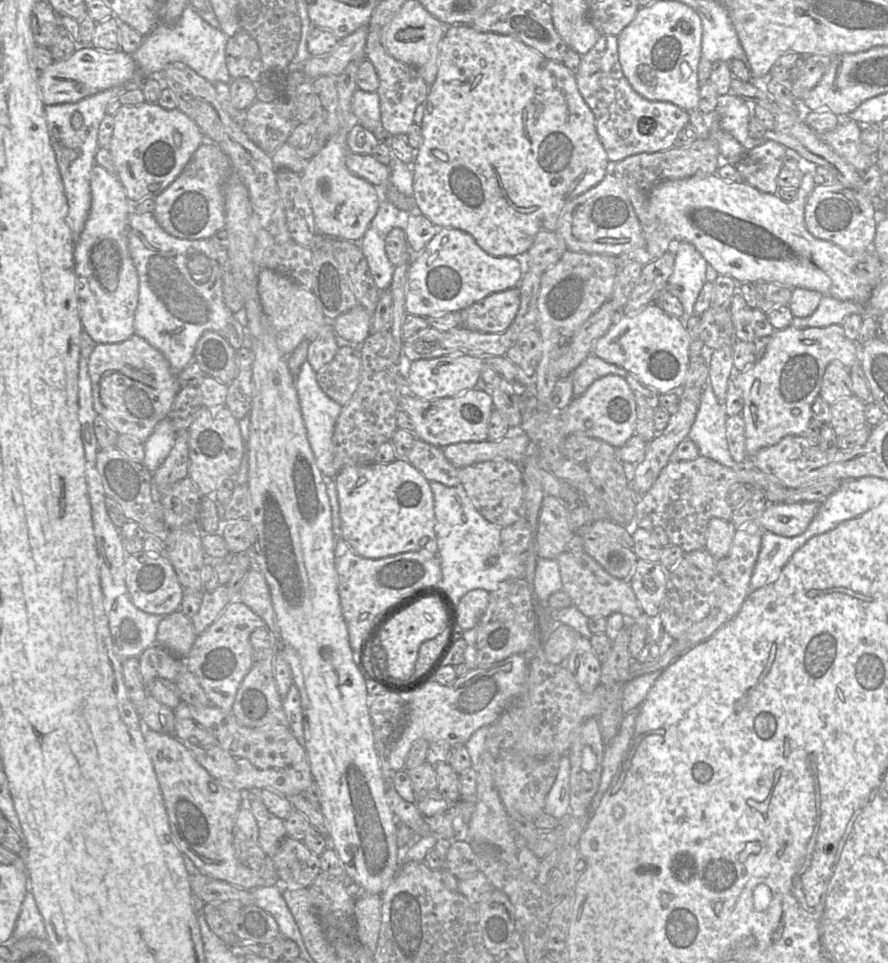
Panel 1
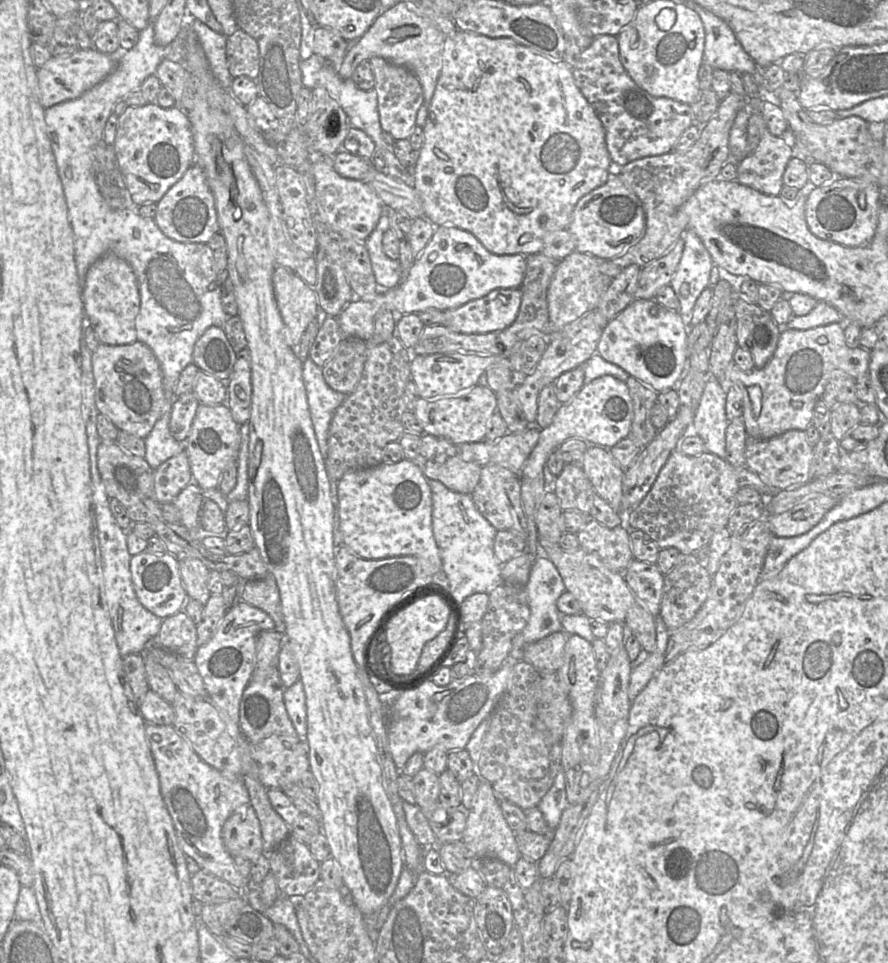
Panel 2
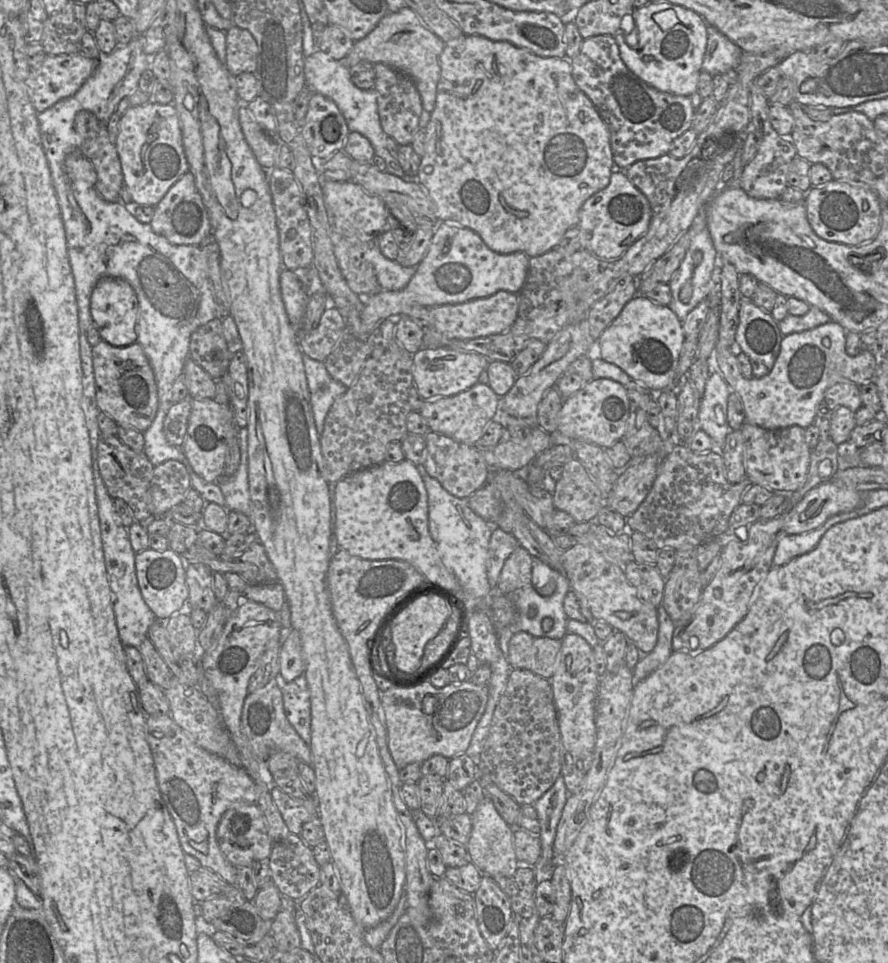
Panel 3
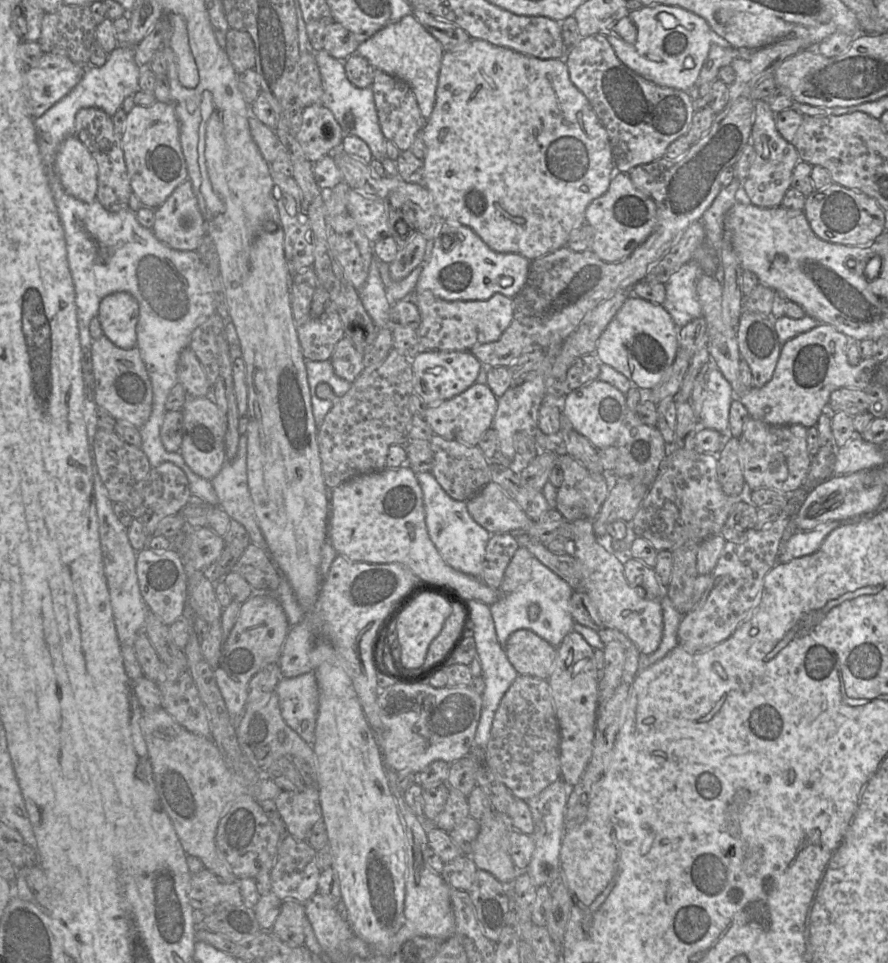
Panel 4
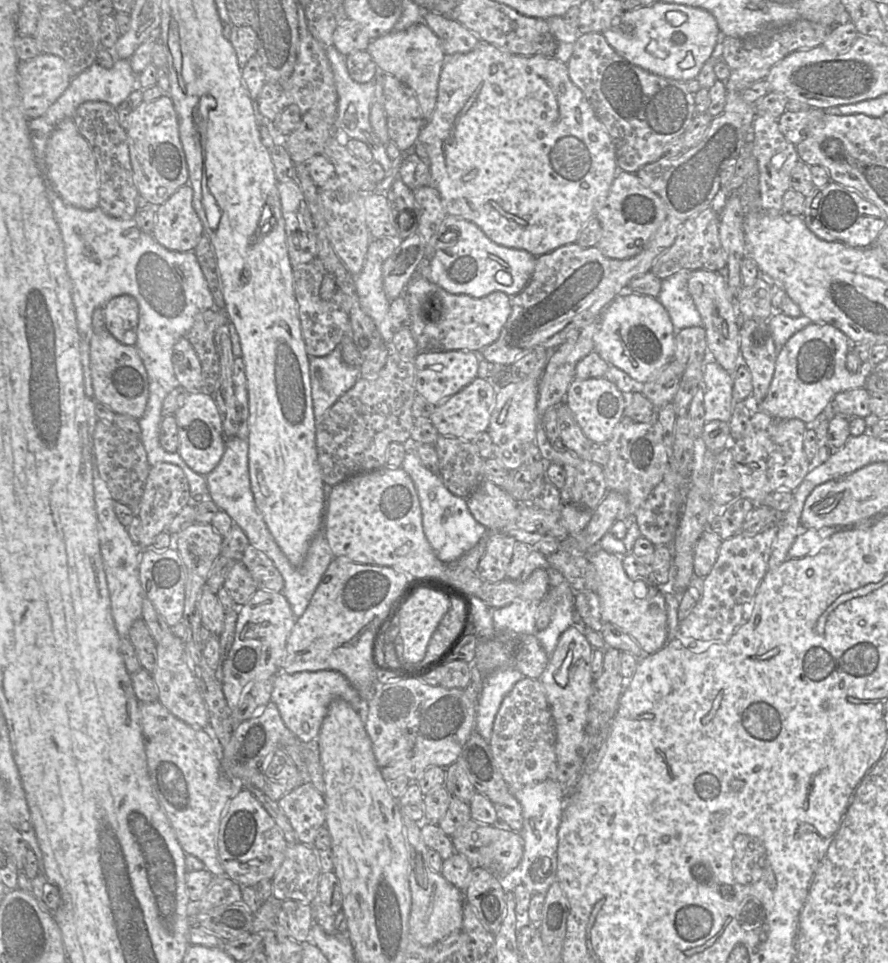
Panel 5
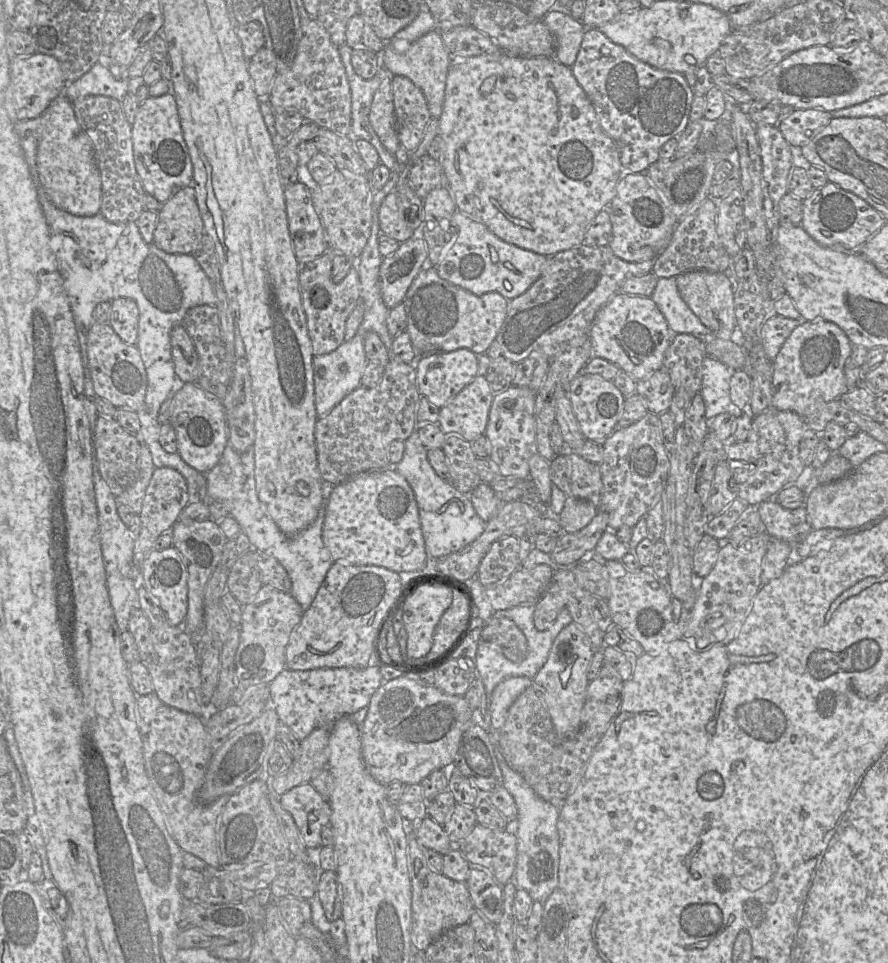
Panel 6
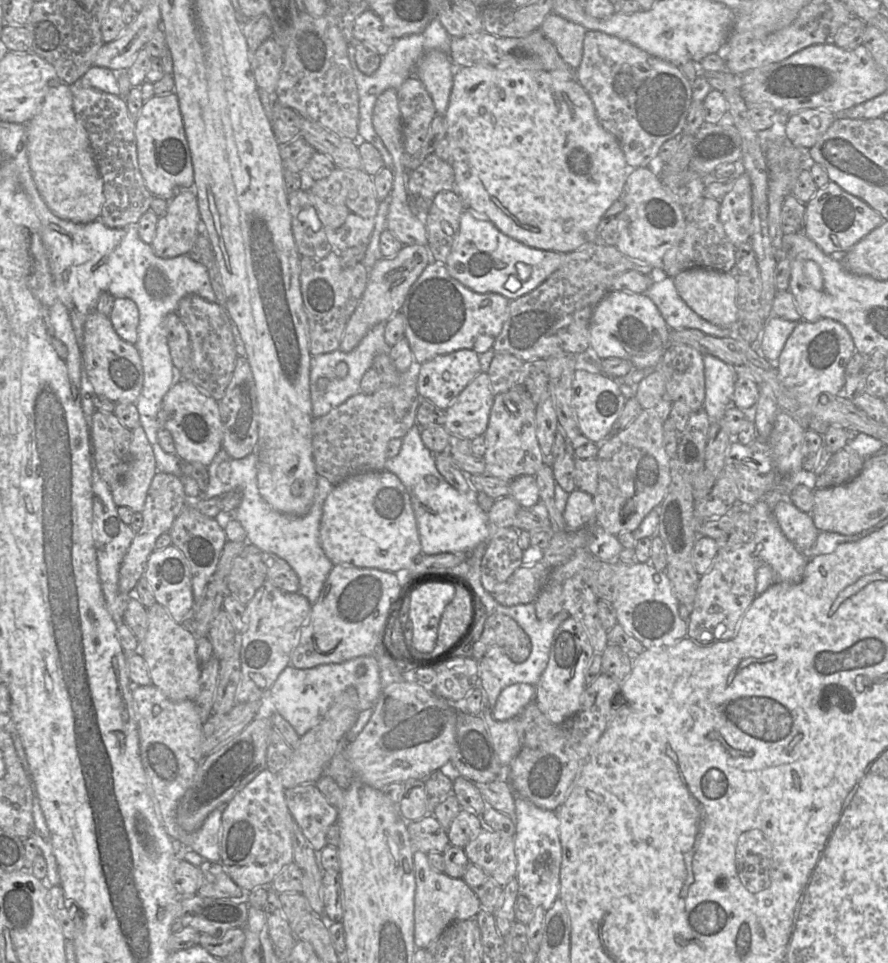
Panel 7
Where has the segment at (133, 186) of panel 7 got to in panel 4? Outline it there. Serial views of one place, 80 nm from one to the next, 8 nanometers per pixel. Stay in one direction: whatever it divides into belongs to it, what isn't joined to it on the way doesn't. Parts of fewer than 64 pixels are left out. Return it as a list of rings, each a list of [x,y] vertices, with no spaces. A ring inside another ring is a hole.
[[[81,108],[75,117],[74,135],[85,145],[98,167],[96,200],[109,212],[128,208],[132,193],[121,145],[121,135],[116,133],[111,116],[103,110]]]

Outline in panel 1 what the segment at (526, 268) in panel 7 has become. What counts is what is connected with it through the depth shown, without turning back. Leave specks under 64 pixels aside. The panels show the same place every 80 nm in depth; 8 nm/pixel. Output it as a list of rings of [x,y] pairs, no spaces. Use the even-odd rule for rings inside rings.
[[[442,228],[434,235],[425,249],[415,255],[410,265],[405,302],[406,312],[428,317],[461,311],[491,293],[518,286],[522,275],[522,265],[513,256],[491,255],[484,251],[469,233],[457,228]],[[360,305],[340,315],[333,321],[333,329],[341,345],[357,346],[371,333],[372,314]]]

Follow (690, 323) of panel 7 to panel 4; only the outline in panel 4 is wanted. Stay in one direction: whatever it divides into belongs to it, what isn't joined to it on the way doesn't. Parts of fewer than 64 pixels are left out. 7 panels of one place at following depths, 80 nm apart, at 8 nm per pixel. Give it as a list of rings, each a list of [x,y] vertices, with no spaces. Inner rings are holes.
[[[690,260],[680,267],[665,283],[664,308],[678,328],[702,317],[702,307],[696,291],[696,284],[704,271],[696,260]]]

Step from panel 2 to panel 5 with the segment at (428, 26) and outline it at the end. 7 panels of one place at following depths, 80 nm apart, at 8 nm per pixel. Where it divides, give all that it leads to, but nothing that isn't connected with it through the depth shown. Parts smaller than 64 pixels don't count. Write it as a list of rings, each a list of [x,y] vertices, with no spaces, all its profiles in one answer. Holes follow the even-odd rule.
[[[423,22],[403,31],[393,30],[372,40],[366,51],[381,73],[396,77],[414,91],[423,117],[430,120],[436,107],[440,73],[447,58],[433,31]]]

